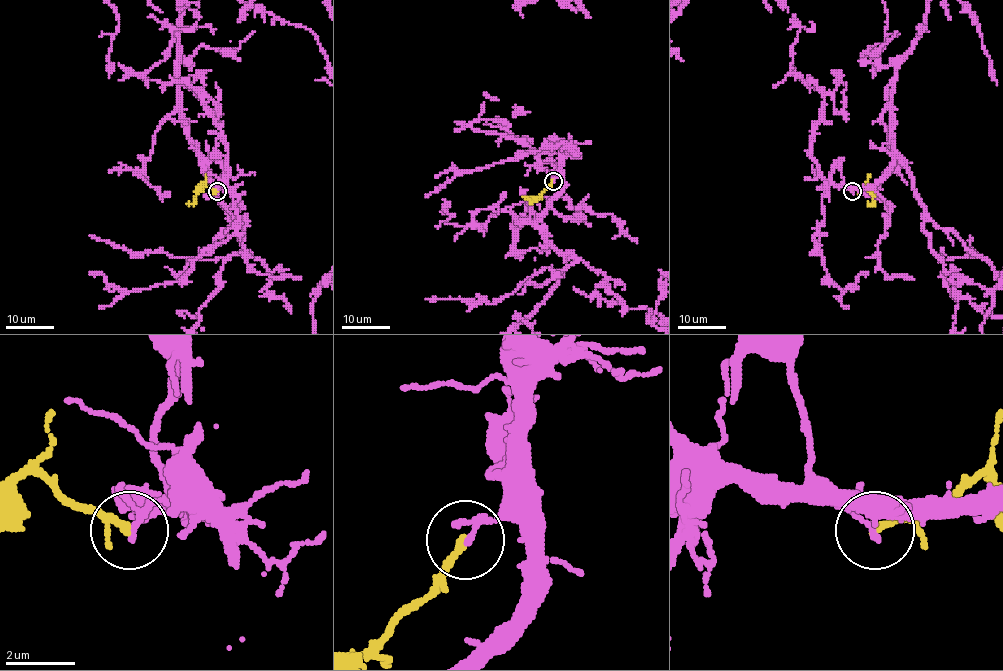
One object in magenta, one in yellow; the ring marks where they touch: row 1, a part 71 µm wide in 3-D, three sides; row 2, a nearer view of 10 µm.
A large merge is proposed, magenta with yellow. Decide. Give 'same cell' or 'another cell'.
another cell

